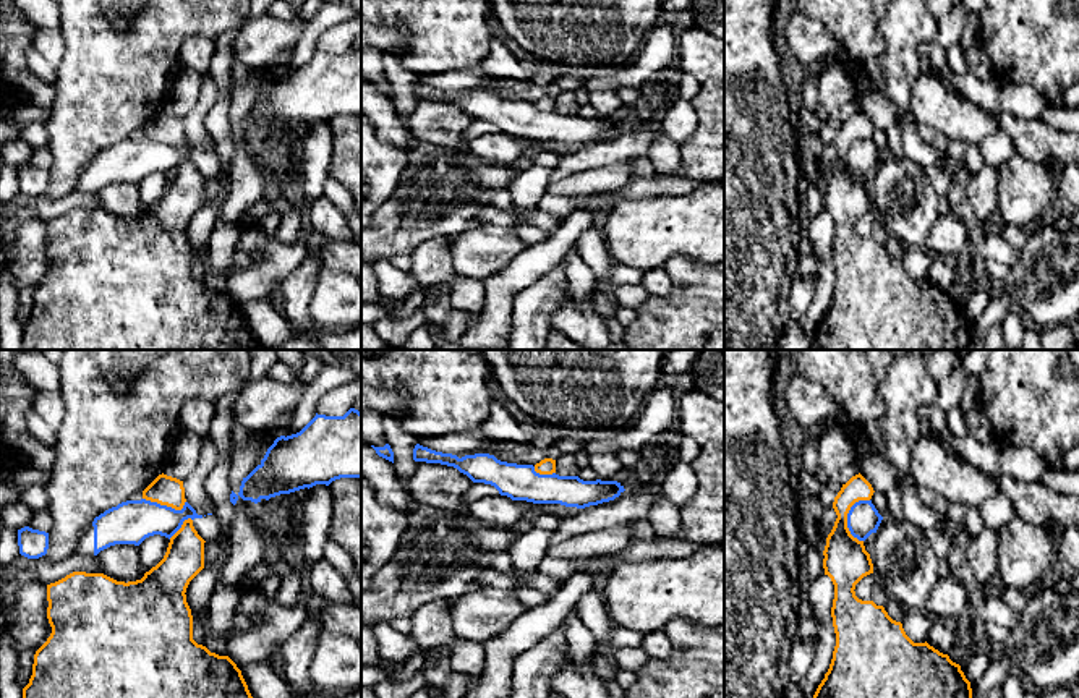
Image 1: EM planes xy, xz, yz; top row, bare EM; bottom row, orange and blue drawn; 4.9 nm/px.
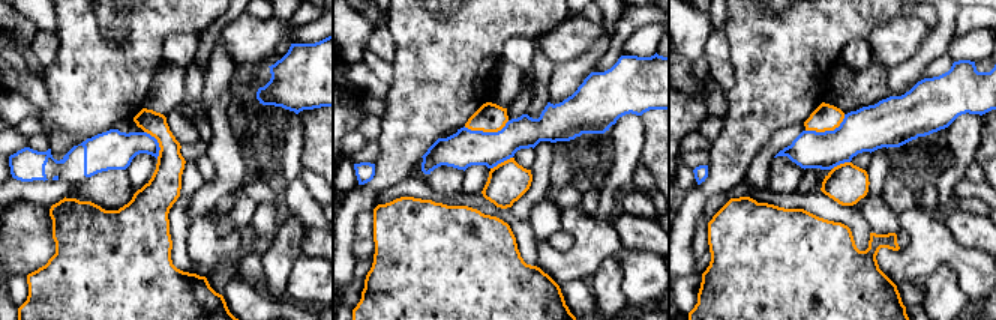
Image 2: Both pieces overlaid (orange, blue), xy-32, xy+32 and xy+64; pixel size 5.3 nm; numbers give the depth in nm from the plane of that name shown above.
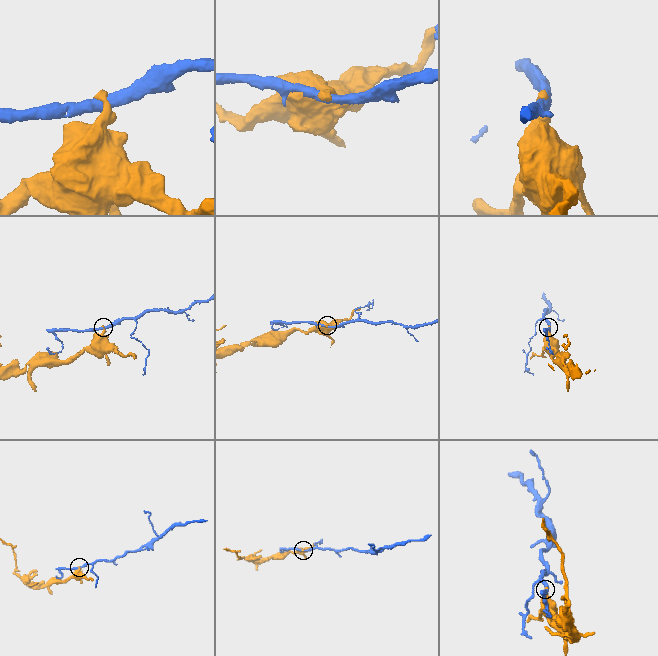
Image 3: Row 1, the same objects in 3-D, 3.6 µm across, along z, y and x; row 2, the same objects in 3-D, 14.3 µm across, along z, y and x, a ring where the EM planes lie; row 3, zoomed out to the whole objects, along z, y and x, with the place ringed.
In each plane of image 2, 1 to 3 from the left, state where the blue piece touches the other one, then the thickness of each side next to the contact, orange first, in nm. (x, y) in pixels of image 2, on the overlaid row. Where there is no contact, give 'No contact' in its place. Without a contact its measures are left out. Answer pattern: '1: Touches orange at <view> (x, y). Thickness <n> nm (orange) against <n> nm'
1: Touches orange at xy-32 (158, 141). Thickness 170 nm (orange) against 200 nm
2: Touches orange at xy+32 (486, 131). Thickness 160 nm (orange) against 200 nm
3: Touches orange at xy+64 (827, 129). Thickness 140 nm (orange) against 240 nm

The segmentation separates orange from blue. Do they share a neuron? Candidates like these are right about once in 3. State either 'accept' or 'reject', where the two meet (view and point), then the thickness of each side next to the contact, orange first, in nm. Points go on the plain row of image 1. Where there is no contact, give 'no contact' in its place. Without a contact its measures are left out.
reject | yz (846, 154) | 220/160 nm

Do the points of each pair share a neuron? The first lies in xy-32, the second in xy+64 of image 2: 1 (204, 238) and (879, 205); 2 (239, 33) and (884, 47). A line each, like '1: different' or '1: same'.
1: same
2: same

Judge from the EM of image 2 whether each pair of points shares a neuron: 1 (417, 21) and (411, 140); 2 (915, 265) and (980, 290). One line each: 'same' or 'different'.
1: same
2: same

